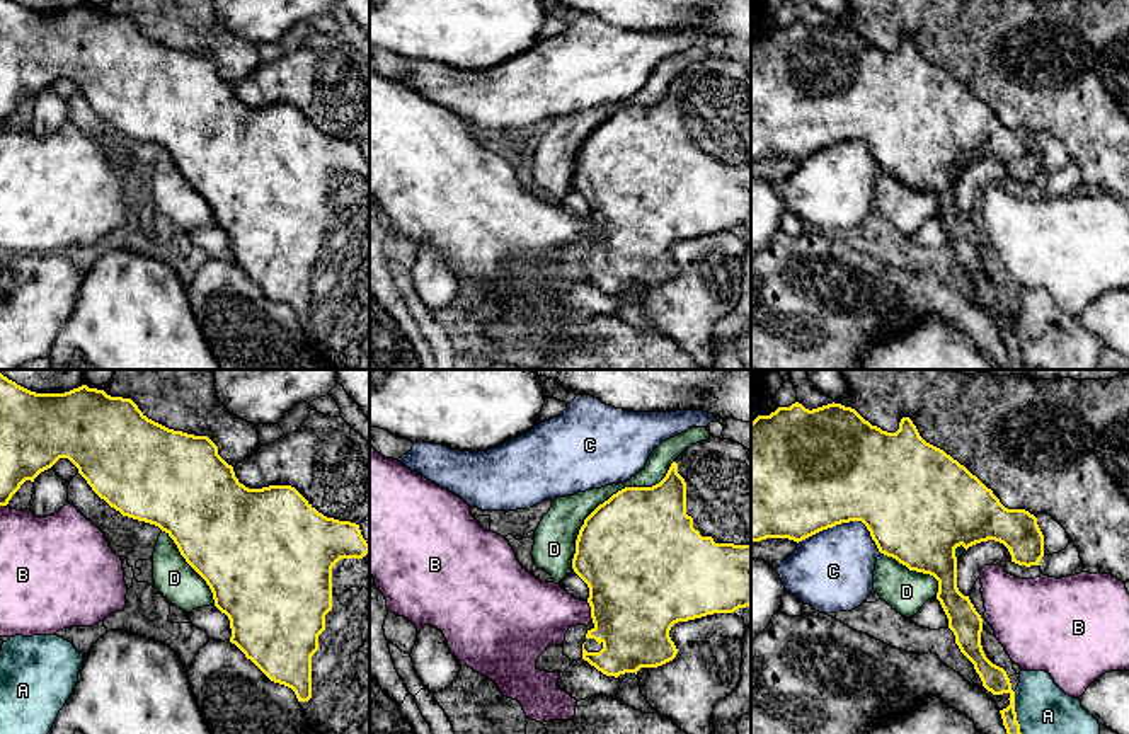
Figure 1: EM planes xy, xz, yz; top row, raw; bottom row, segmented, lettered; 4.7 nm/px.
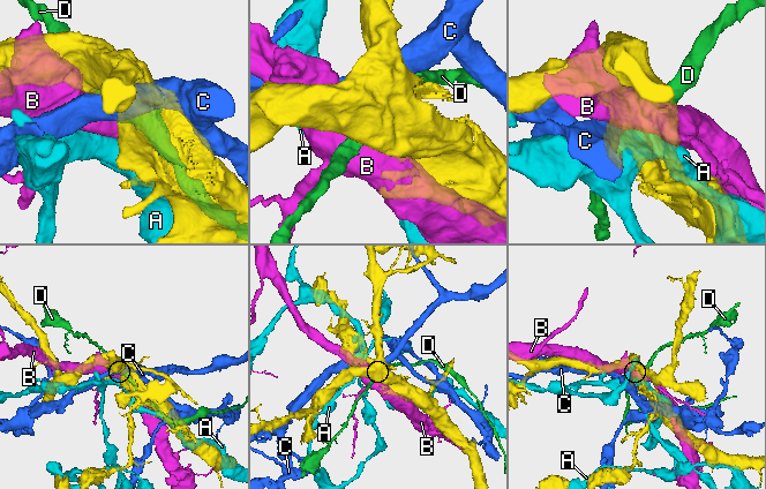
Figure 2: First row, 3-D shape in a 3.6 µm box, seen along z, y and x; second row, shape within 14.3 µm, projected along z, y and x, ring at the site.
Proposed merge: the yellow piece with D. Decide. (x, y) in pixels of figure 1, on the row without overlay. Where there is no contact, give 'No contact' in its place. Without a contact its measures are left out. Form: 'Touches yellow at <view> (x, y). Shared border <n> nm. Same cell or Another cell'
Touches yellow at xz (608, 118). Shared border 700 nm. Another cell

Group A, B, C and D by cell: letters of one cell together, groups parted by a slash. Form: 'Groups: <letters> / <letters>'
Groups: A / B / C / D

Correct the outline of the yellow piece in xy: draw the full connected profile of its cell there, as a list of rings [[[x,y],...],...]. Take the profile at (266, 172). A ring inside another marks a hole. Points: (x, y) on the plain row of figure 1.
[[[0,0],[0,124],[7,124],[26,99],[51,87],[60,77],[68,77],[92,109],[123,135],[158,145],[177,163],[186,181],[206,199],[215,225],[230,238],[232,255],[247,278],[250,278],[271,300],[291,307],[312,347],[335,370],[370,370],[370,163],[359,143],[339,140],[318,131],[295,106],[269,104],[249,107],[238,100],[233,85],[220,73],[208,54],[194,54],[169,48],[148,37],[131,17],[111,15],[104,9],[82,3],[65,12],[36,12],[15,0]]]

